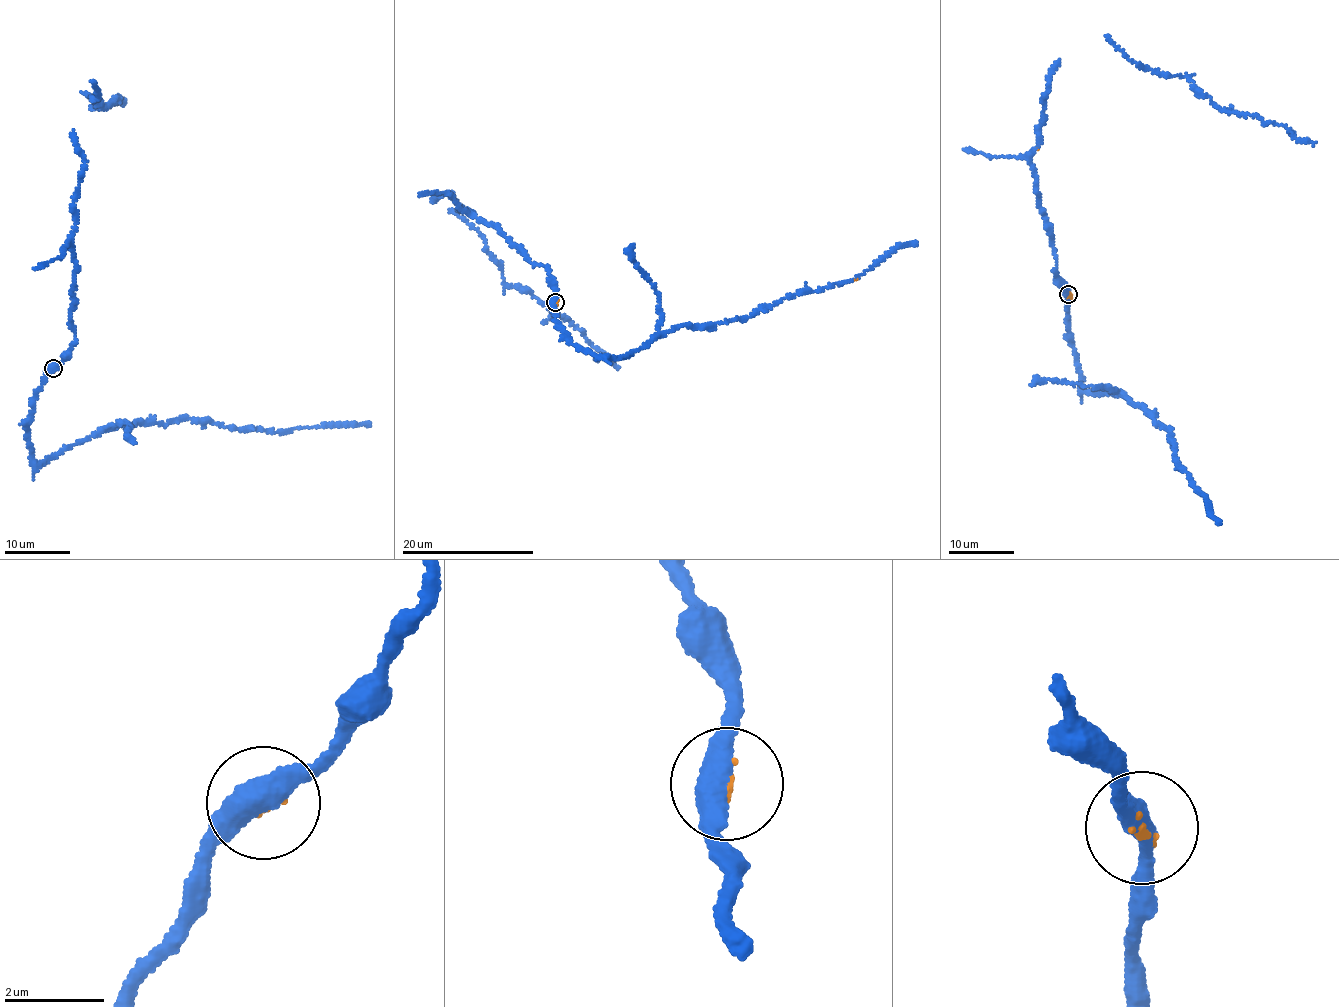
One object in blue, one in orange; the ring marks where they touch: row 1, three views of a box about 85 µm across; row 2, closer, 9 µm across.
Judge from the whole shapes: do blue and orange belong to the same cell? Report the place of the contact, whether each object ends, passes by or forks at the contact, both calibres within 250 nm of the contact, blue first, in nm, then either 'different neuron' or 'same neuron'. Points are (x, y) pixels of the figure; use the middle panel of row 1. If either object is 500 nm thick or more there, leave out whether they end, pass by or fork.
at (555, 302); blue passes by; orange ends there; 440 nm thick on the blue side, 70 nm on the other; same neuron

